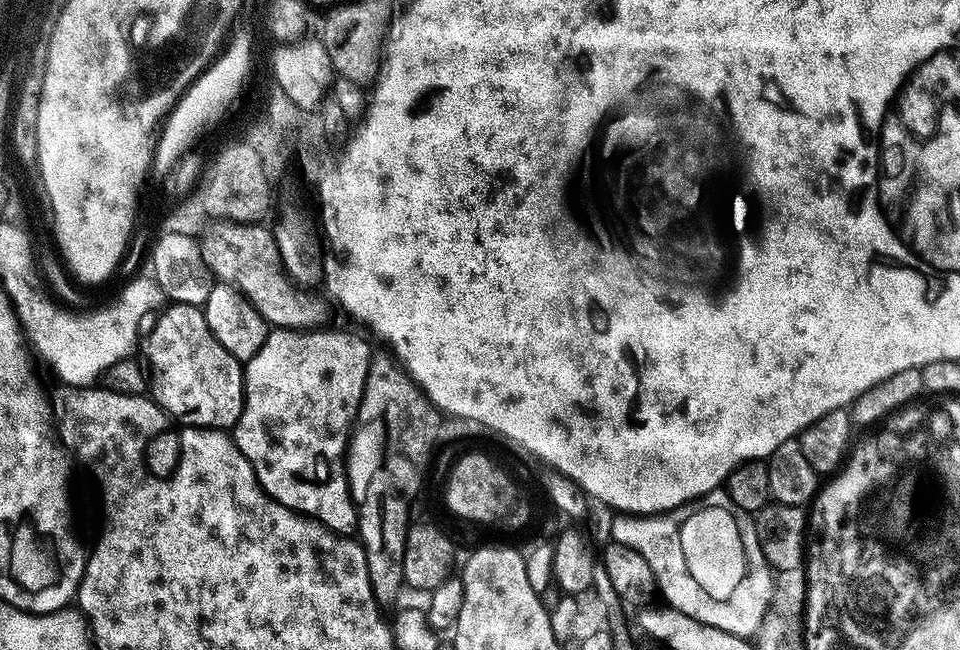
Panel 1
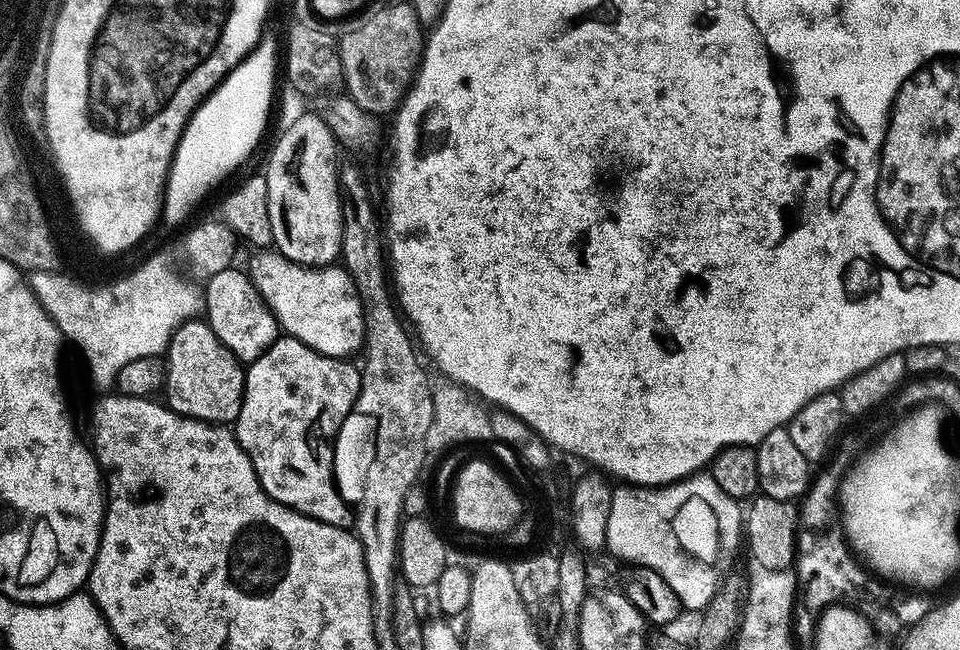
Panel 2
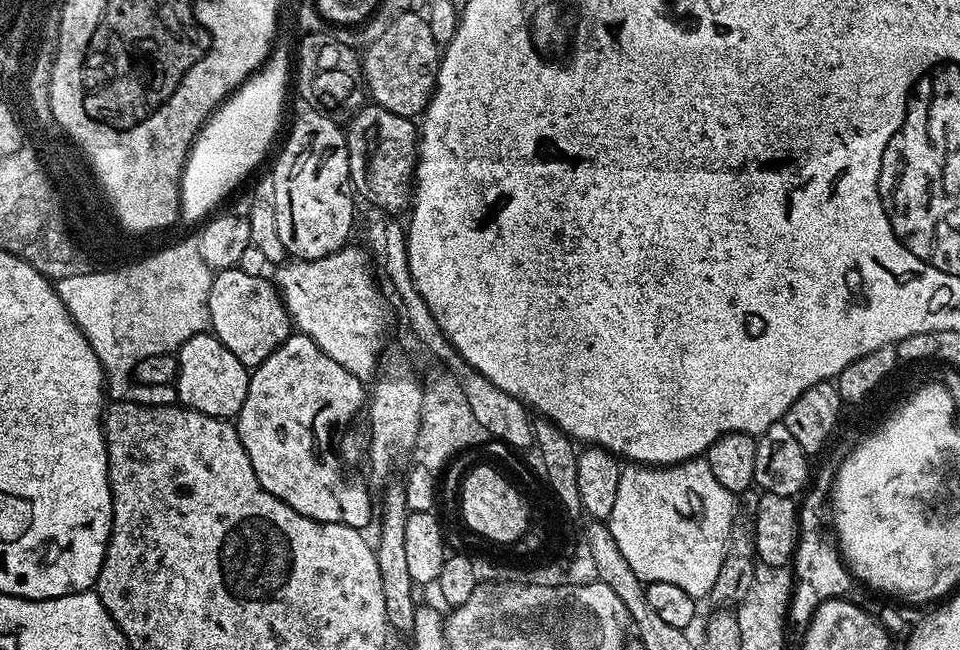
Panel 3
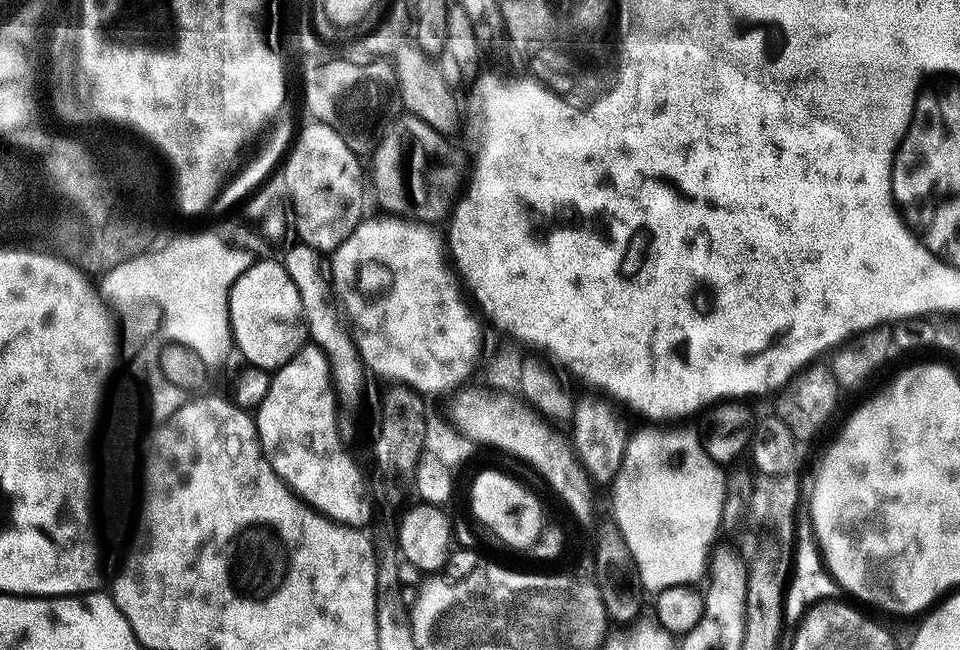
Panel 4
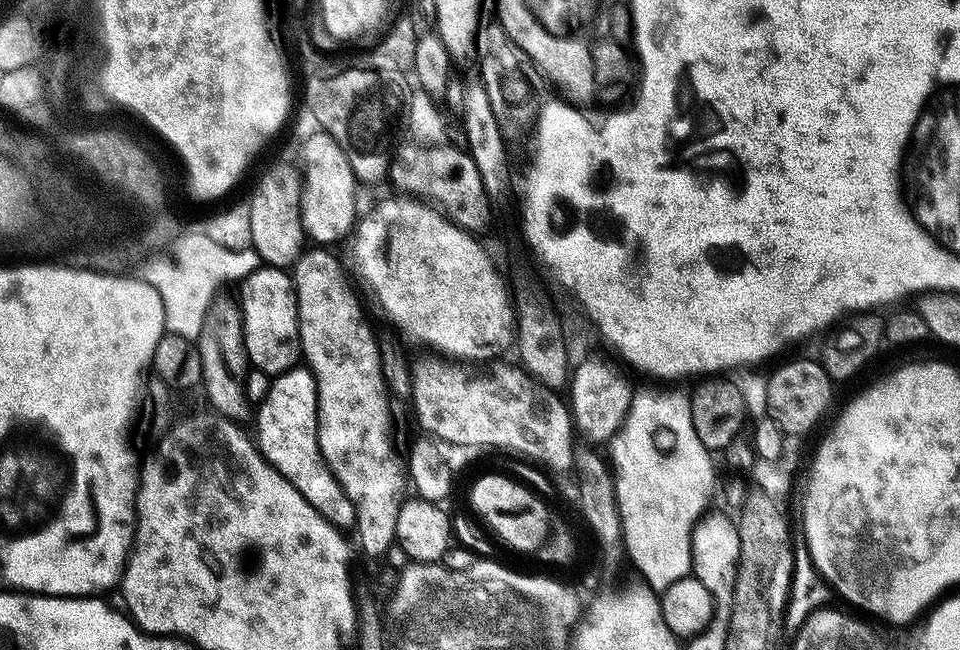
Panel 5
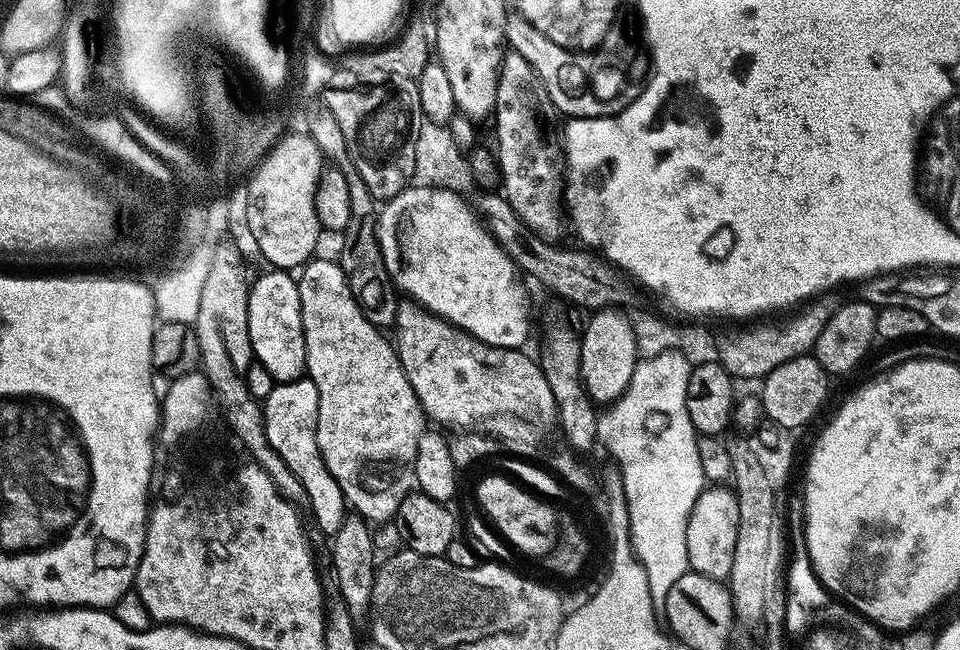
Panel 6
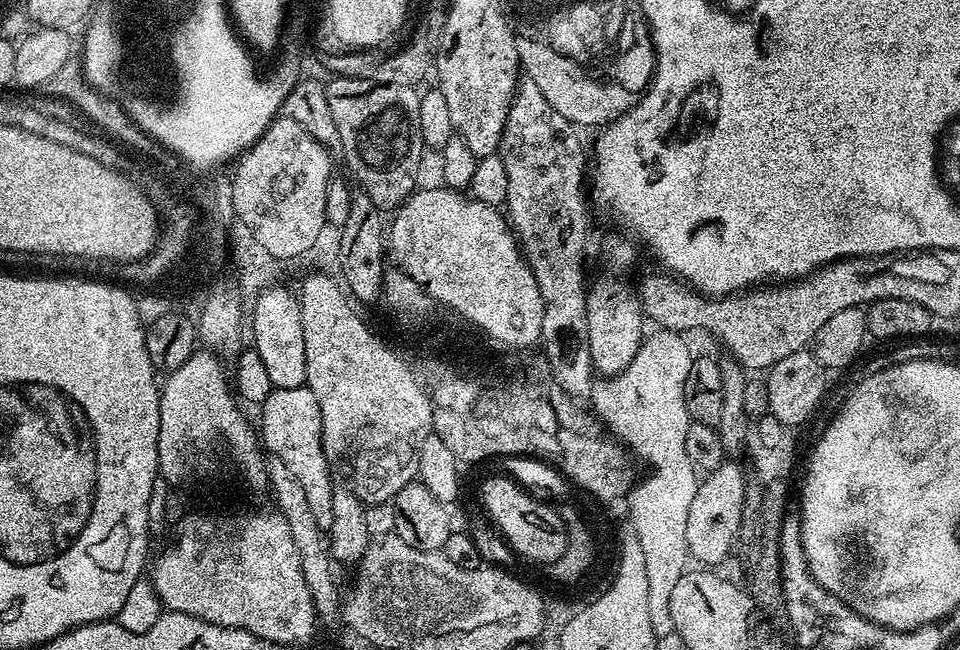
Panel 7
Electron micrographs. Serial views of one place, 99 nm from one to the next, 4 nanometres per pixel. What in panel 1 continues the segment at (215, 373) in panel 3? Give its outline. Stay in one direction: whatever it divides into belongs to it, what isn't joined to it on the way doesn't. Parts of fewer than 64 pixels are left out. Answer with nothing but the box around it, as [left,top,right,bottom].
[142,302,244,429]

